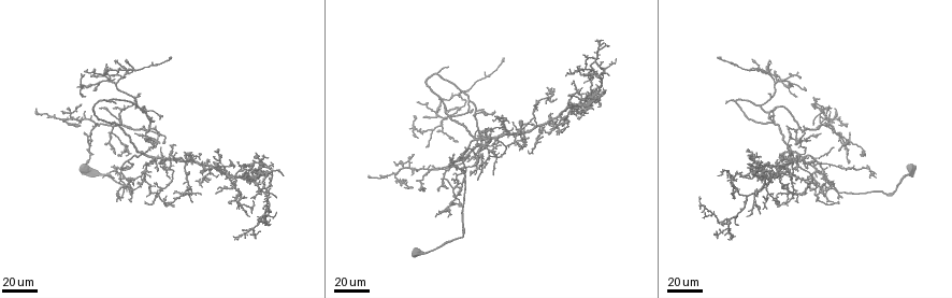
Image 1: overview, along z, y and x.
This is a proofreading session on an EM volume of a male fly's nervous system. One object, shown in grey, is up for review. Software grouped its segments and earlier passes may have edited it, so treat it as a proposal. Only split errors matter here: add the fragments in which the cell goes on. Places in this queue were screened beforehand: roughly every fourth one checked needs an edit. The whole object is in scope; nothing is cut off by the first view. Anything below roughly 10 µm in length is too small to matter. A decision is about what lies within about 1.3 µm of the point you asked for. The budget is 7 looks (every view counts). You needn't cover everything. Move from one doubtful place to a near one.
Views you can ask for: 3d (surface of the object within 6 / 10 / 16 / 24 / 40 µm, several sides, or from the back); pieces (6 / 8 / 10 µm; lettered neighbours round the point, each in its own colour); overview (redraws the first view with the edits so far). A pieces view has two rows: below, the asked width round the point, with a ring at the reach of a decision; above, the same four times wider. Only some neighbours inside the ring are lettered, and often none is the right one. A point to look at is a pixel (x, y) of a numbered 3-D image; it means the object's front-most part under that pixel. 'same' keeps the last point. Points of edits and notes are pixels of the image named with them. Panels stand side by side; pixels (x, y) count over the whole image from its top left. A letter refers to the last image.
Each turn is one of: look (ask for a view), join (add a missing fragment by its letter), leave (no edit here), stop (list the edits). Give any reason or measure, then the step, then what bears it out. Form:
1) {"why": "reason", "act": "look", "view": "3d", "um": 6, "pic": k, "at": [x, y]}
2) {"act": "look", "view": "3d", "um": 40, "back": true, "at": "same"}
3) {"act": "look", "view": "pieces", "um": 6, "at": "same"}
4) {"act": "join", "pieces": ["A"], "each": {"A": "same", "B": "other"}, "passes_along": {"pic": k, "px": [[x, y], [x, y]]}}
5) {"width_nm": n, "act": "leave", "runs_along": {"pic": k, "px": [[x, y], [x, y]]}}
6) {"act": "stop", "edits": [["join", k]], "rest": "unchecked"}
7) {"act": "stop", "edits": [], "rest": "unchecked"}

{"why": "an open end", "act": "look", "view": "3d", "um": 24, "pic": 1, "at": [268, 171]}

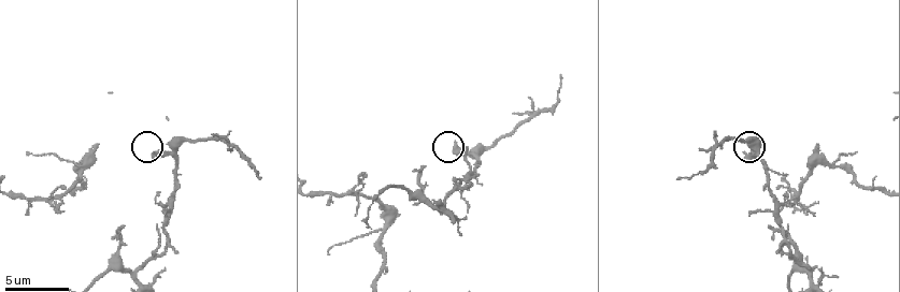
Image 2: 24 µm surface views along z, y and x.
{"act": "look", "view": "pieces", "um": 10, "pic": 2, "at": [743, 154]}

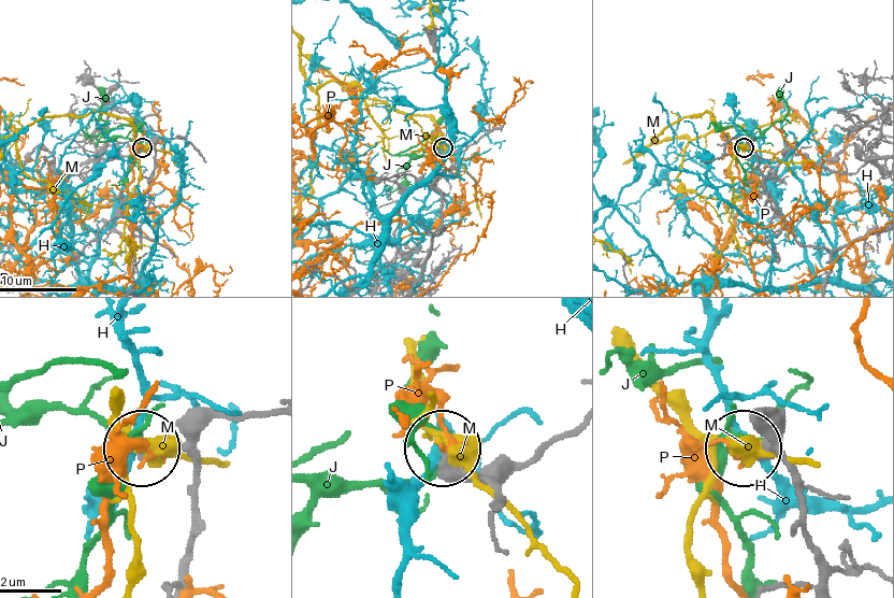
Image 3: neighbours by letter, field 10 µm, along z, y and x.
{"act": "leave", "each": {"H": "other", "J": "other", "M": "other", "P": "other"}, "runs_along": {"pic": 3, "px": [[498, 507], [447, 455]]}, "found": "no lettered fragment goes on from it"}

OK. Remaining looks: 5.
{"why": "an open end", "act": "look", "view": "3d", "um": 40, "pic": 1, "at": [446, 68]}

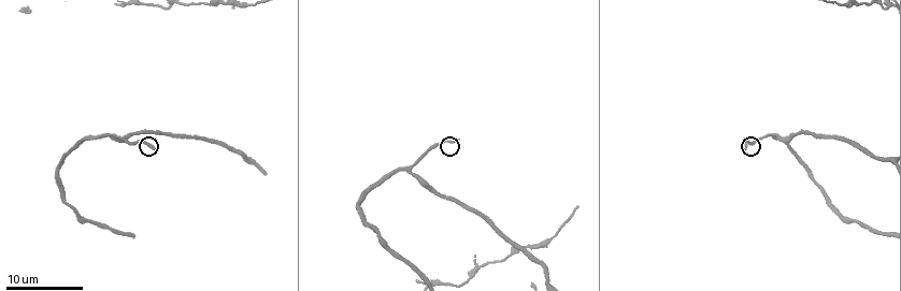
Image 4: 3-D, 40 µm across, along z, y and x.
{"act": "look", "view": "pieces", "um": 6, "pic": 4, "at": [458, 139]}

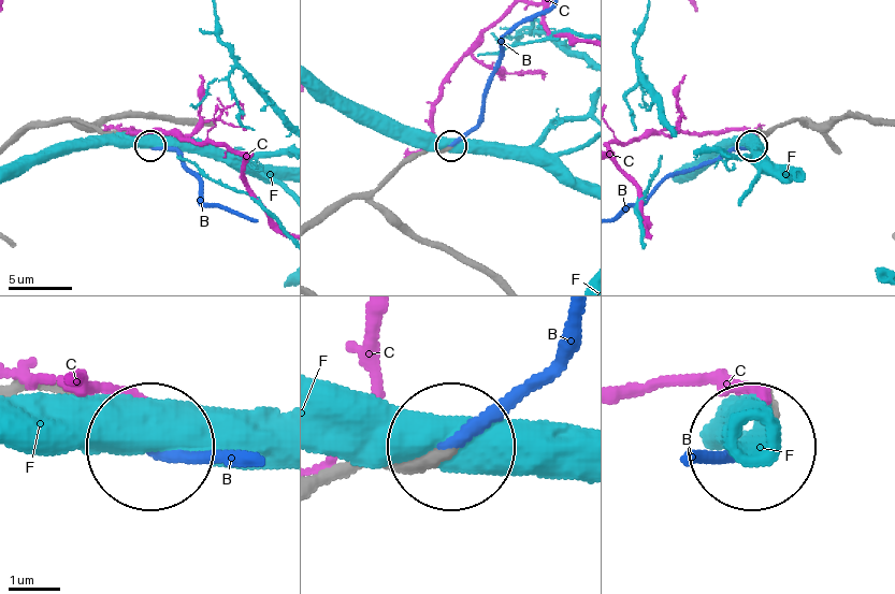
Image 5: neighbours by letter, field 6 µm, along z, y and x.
{"act": "join", "pieces": ["B"], "each": {"B": "same", "C": "other", "F": "other"}, "passes_along": {"pic": 5, "px": [[417, 156], [445, 149], [474, 126], [504, 39], [545, 13]]}, "found": "the cell continues"}

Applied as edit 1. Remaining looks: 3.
{"act": "look", "view": "overview"}

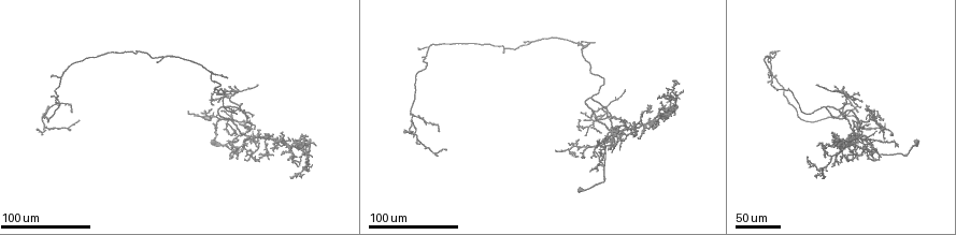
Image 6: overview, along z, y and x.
{"why": "tapers out", "act": "look", "view": "3d", "um": 40, "pic": 6, "at": [272, 154]}

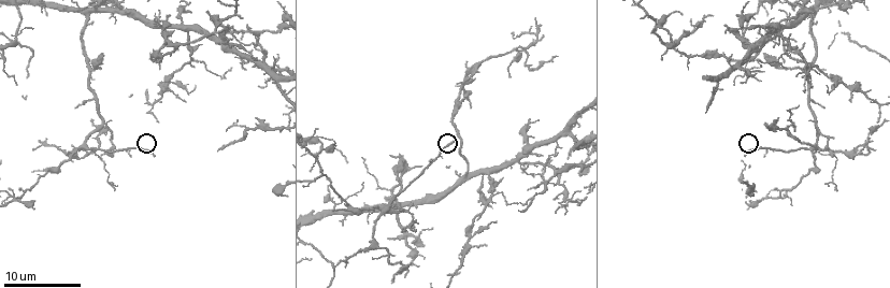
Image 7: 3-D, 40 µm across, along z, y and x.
{"act": "look", "view": "pieces", "um": 10, "pic": 7, "at": [455, 138]}

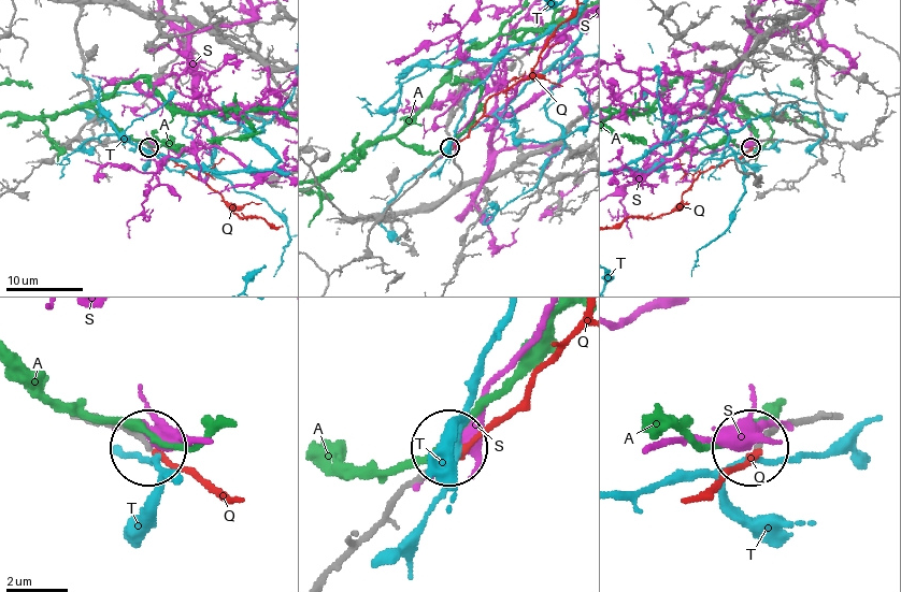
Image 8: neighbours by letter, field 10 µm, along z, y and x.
{"width_nm": 180, "act": "join", "pieces": ["Q"], "each": {"A": "other", "Q": "same", "S": "other", "T": "other"}, "found": "the cell continues"}

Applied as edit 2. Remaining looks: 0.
{"act": "stop", "edits": [["join", 5], ["join", 8]], "rest": "unchecked"}

